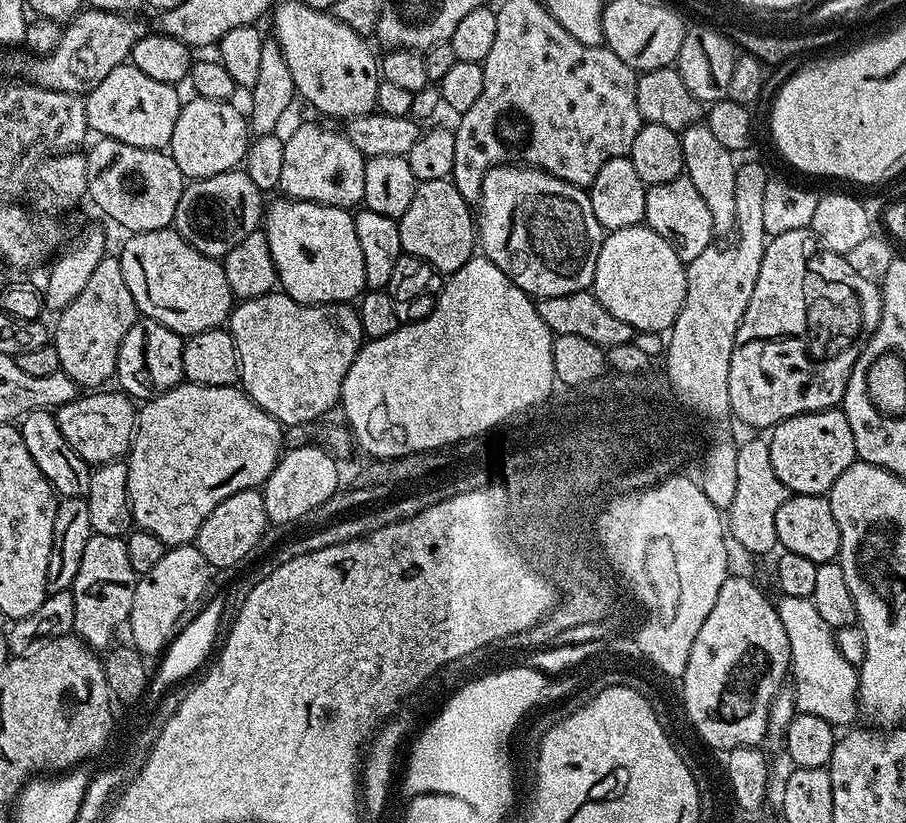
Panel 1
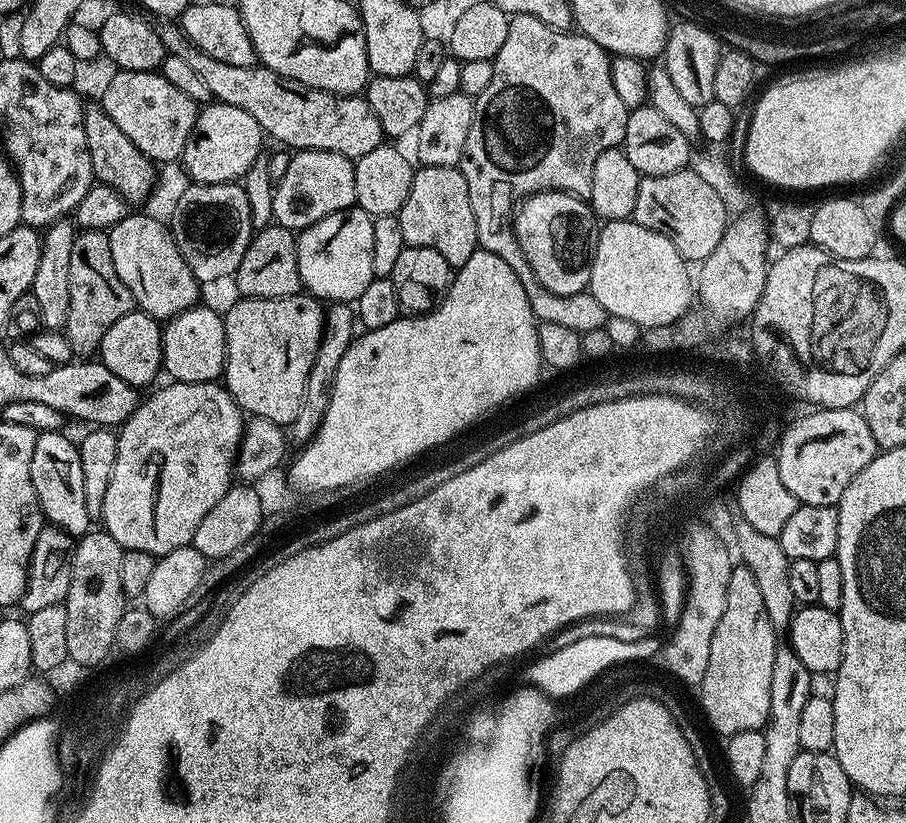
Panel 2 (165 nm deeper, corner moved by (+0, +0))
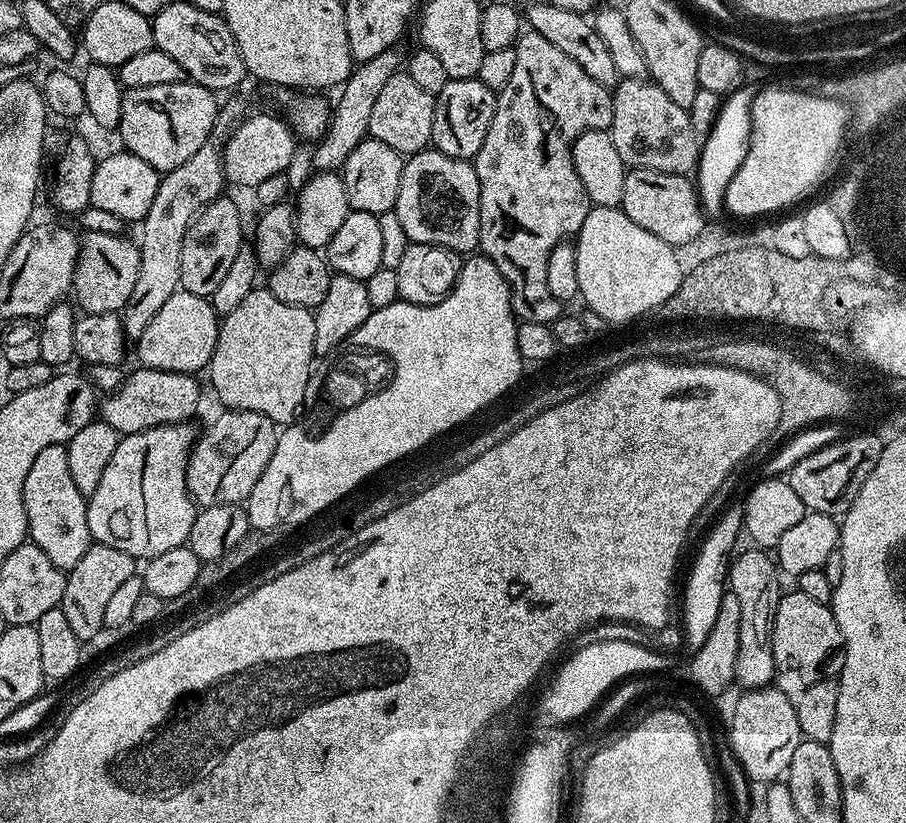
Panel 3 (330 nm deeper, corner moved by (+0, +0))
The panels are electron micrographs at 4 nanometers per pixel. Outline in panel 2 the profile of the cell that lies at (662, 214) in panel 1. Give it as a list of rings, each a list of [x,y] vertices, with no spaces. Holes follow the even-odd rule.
[[[691,170],[643,177],[631,219],[646,226],[646,230],[654,230],[670,238],[670,242],[674,242],[674,250],[678,250],[678,254],[688,262],[699,262],[714,254],[714,246],[722,242],[722,234],[730,223],[726,206],[713,187],[702,182]]]

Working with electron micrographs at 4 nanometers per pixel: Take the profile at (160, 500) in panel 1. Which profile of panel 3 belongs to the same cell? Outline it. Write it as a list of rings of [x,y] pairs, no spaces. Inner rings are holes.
[[[192,422],[160,424],[157,428],[142,430],[129,436],[121,435],[118,450],[114,450],[114,455],[110,457],[110,462],[98,482],[98,490],[94,490],[94,494],[87,497],[88,525],[95,543],[114,546],[133,558],[157,556],[166,550],[187,545],[190,526],[194,526],[198,511],[198,505],[188,492],[188,483],[184,480],[188,453],[198,435],[198,428],[194,425]]]

